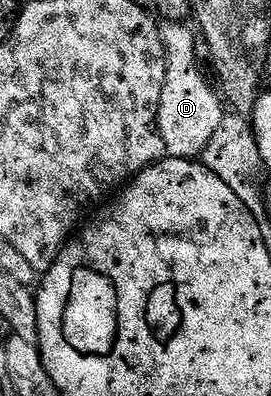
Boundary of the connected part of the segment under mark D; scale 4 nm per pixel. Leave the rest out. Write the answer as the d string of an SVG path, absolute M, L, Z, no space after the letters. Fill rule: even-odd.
M169 20L161 26L162 42L166 45L166 82L158 108L158 133L164 139L164 147L169 156L198 159L212 143L216 131L220 131L224 101L219 94L219 98L214 94L213 87L198 70L198 53L194 50L196 33L188 26L181 21Z

